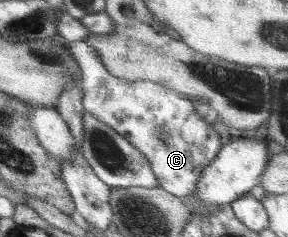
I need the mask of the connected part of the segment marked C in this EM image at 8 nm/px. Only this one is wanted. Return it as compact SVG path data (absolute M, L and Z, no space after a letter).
M83 41L66 43L80 70L82 106L129 140L149 159L159 187L183 200L195 193L195 183L224 143L212 124L196 113L194 101L165 85L147 80L117 78L101 63L95 47Z

